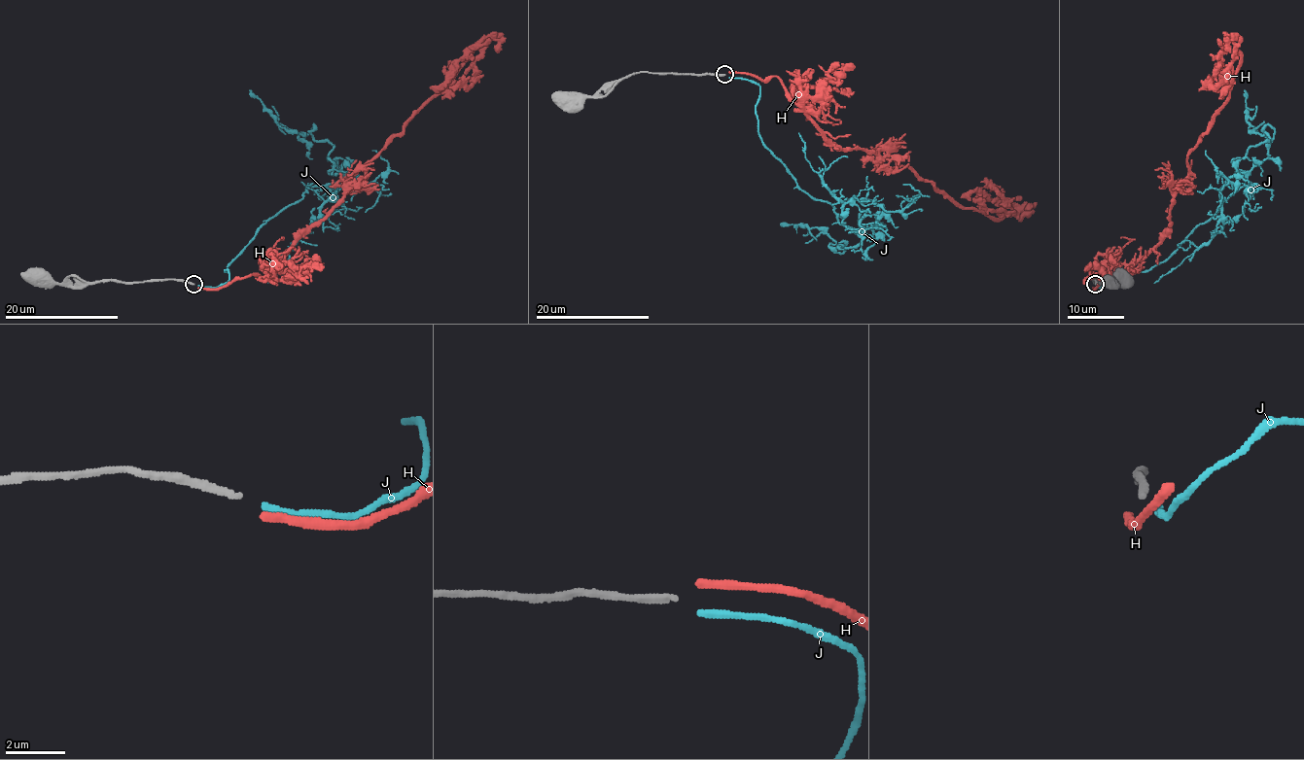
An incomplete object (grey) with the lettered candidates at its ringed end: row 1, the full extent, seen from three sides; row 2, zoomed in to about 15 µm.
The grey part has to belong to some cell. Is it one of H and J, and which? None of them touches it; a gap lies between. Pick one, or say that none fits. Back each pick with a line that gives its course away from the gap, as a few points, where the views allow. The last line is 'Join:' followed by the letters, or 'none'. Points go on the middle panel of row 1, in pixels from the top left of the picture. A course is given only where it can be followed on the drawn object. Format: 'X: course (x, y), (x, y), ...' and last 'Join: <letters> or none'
Join: none

